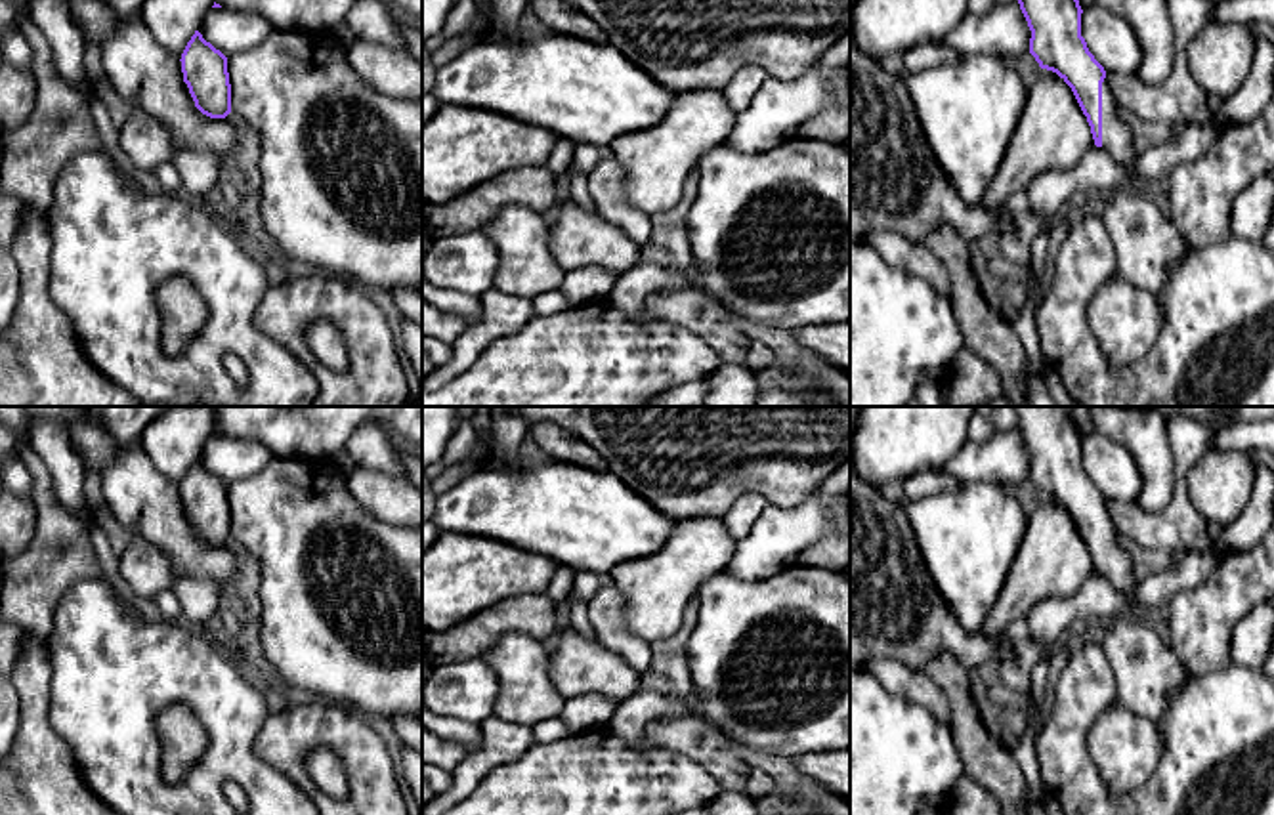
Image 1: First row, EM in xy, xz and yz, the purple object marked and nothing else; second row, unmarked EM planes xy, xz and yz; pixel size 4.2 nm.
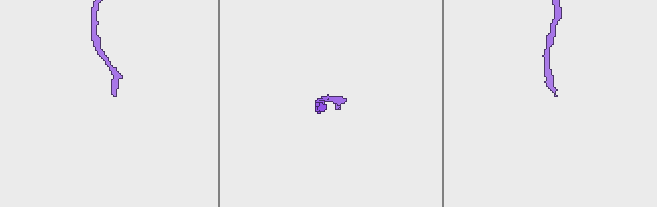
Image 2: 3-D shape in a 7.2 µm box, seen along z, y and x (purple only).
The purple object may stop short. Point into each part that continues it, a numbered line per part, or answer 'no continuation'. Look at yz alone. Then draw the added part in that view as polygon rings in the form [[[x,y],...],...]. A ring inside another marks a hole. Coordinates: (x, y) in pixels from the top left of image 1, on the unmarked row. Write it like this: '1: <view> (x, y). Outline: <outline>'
1: yz (1116, 564). Outline: [[[1108,506],[1102,510],[1102,576],[1117,590],[1131,592],[1138,586],[1133,573],[1133,561],[1121,546],[1117,529],[1110,519]]]

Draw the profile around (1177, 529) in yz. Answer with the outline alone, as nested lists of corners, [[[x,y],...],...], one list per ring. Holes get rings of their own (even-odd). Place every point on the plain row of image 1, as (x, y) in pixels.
[[[1188,416],[1167,418],[1167,435],[1177,466],[1175,494],[1159,512],[1148,512],[1136,502],[1106,500],[1119,540],[1146,550],[1161,550],[1175,557],[1207,550],[1213,544],[1207,521],[1190,502],[1186,475],[1203,454],[1213,450],[1221,429],[1224,428],[1211,428]]]

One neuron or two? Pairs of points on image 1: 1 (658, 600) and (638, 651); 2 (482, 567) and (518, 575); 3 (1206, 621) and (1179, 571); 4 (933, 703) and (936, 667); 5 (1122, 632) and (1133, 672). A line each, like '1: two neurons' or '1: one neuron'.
1: two neurons
2: one neuron
3: two neurons
4: two neurons
5: one neuron

